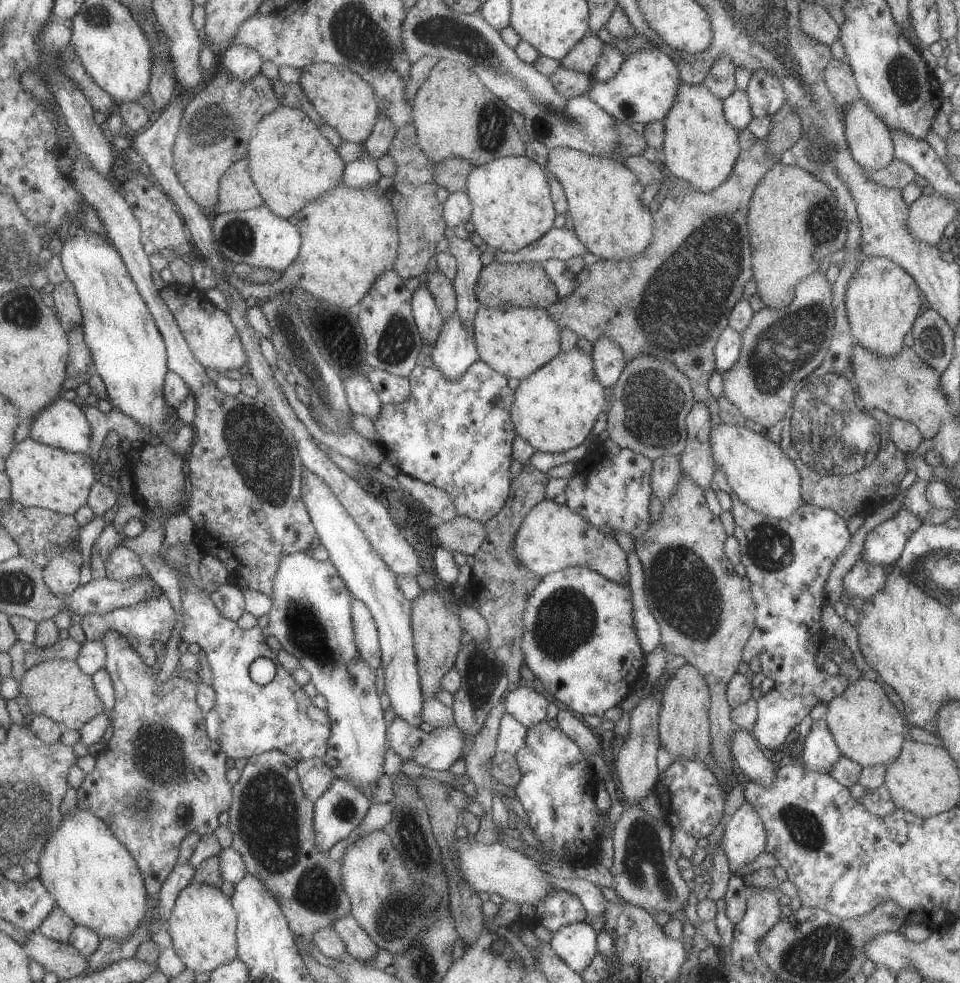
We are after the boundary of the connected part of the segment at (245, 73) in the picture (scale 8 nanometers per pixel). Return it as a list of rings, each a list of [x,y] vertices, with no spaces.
[[[232,46],[223,52],[224,67],[239,81],[249,81],[260,71],[261,56],[247,46]]]

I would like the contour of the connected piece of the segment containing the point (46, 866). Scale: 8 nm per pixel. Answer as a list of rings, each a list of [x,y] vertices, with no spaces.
[[[77,808],[73,814],[65,816],[61,828],[49,840],[41,860],[40,878],[58,906],[63,908],[77,925],[87,926],[95,930],[102,939],[127,940],[141,928],[149,914],[149,892],[141,871],[133,854],[121,843],[112,829],[93,812]]]

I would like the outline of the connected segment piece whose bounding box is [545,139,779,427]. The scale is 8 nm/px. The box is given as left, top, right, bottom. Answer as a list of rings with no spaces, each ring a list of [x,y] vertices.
[[[761,139],[756,140],[749,150],[739,152],[733,170],[713,191],[697,192],[685,180],[670,177],[671,184],[665,198],[657,212],[653,212],[653,238],[645,252],[641,252],[641,256],[633,256],[633,260],[624,265],[616,266],[615,262],[605,259],[584,264],[575,275],[573,292],[569,296],[557,296],[557,300],[545,308],[549,318],[560,330],[571,330],[578,339],[585,339],[591,345],[601,336],[613,340],[621,348],[626,361],[650,355],[657,360],[671,362],[689,380],[694,402],[707,406],[710,427],[718,424],[717,399],[707,389],[709,377],[715,372],[714,347],[719,334],[728,325],[729,312],[742,299],[744,286],[752,279],[748,205],[757,182],[778,159],[767,152]]]

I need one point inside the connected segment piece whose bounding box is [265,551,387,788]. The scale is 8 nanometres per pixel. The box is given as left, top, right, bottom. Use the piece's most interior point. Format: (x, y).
(310, 617)

